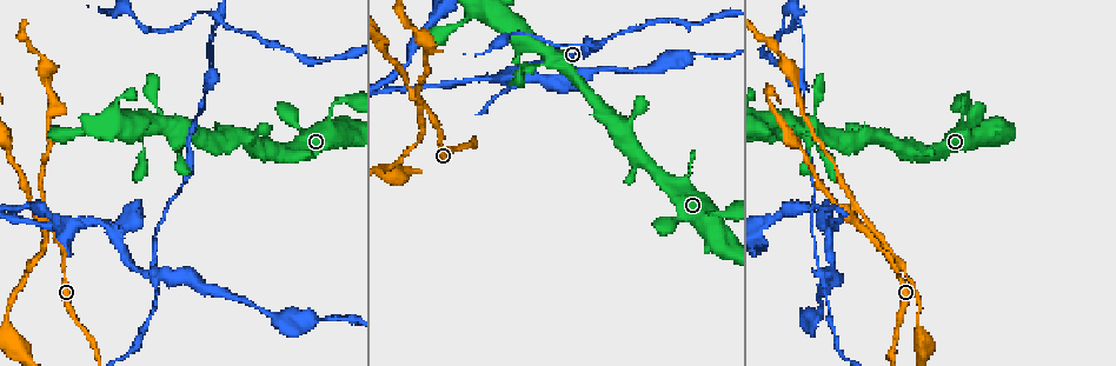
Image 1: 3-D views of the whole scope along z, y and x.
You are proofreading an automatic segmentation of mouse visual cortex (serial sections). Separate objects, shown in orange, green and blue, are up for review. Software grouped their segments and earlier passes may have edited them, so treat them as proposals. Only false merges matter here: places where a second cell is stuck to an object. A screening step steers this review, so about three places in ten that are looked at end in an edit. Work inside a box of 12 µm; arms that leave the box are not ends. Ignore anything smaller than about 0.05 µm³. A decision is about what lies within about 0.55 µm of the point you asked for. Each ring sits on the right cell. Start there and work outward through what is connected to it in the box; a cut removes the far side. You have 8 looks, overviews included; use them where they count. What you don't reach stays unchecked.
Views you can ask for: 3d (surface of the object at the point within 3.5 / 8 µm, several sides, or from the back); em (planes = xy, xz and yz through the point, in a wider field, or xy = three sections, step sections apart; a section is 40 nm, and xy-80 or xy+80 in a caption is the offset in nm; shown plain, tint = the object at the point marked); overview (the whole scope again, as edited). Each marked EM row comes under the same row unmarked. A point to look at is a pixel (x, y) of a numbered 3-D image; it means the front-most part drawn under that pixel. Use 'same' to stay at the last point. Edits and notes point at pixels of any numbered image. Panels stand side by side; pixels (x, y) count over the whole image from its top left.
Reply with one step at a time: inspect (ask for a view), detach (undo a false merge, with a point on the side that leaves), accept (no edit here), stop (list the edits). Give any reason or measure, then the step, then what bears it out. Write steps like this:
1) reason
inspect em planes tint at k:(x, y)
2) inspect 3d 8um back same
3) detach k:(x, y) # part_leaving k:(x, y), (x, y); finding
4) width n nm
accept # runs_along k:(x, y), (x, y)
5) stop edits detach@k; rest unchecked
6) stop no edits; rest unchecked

narrows sharply
inspect 3d 8um at 1:(582, 54)

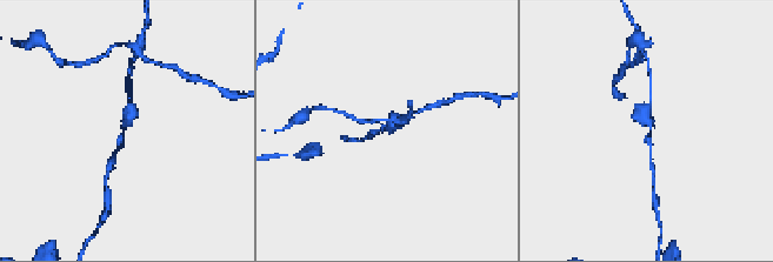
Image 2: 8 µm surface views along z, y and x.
now the EM
inspect em xy step 1 tint at 2:(123, 127)

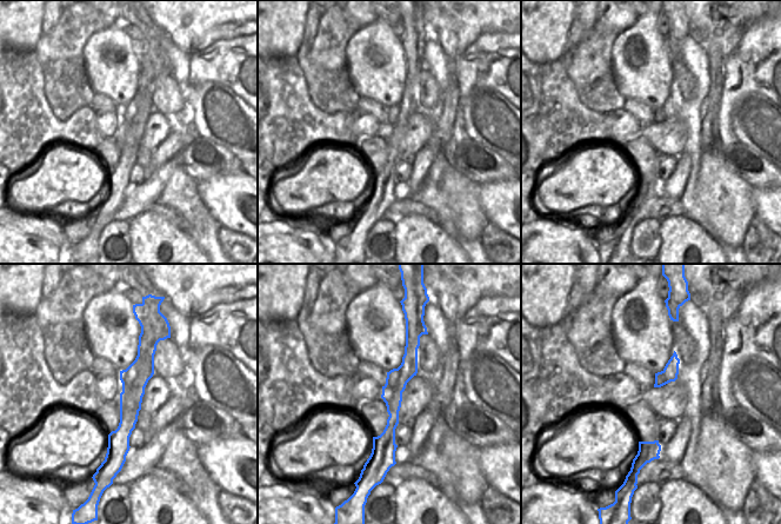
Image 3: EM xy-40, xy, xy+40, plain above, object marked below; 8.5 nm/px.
accept # runs_along 2:(113, 160), (127, 120), (128, 96); all the same cell

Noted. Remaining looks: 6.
calibre changes
inspect 3d 8um at 1:(219, 20)

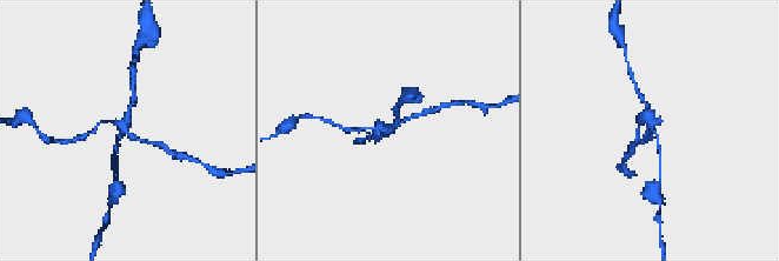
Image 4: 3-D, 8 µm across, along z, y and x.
zoom in
inspect 3d 3.5um at 4:(389, 130)

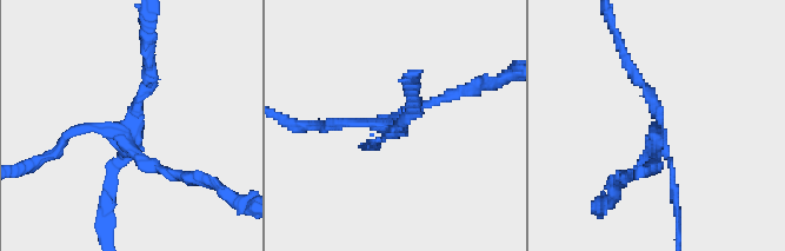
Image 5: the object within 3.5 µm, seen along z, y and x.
arms 4; arm_widths 100, 150, 150, 150 nm
inspect em xy step 5 tint at 5:(128, 148)

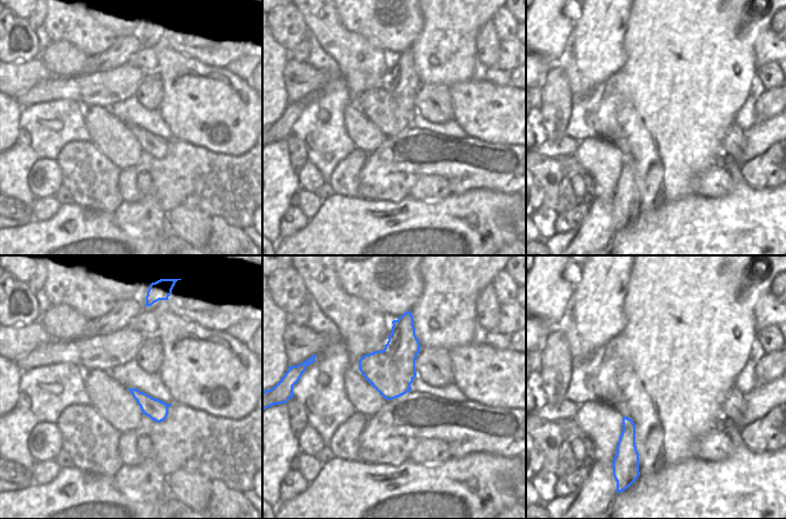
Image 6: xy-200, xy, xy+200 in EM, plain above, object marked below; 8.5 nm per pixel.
detach 5:(344, 123) # part_leaving 5:(128, 147), (146, 165), (219, 190); a second cell is stuck on

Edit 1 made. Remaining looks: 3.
inspect overview

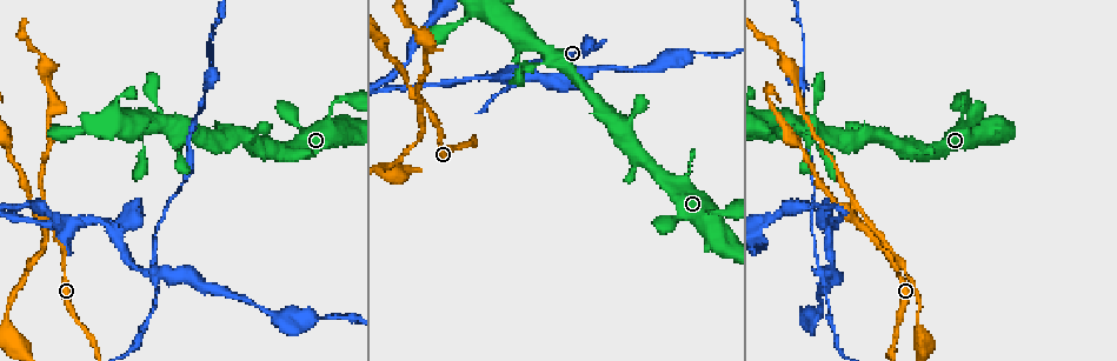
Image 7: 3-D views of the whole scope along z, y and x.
four-way junction
inspect 3d 8um at 7:(538, 74)

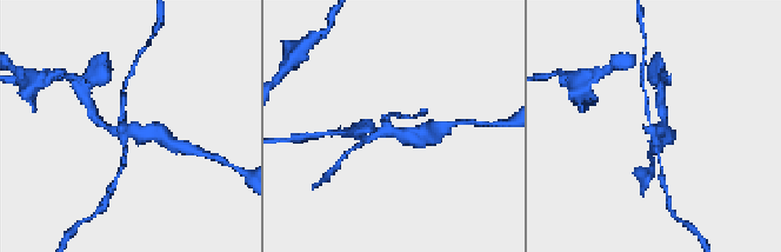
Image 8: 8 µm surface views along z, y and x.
arms 4; arm_widths 100, 150, 150, 450 nm; now the EM
inspect em xy step 5 tint at 8:(123, 129)

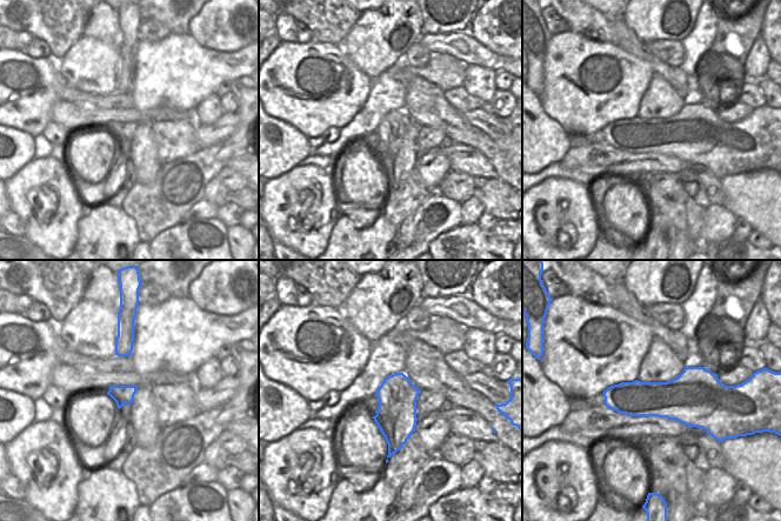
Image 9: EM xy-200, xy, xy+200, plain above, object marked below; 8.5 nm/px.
detach 8:(149, 127) # part_leaving 8:(388, 128), (373, 138), (353, 133); a second cell is stuck on

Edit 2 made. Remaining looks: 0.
stop edits detach@5, detach@8; rest unchecked

